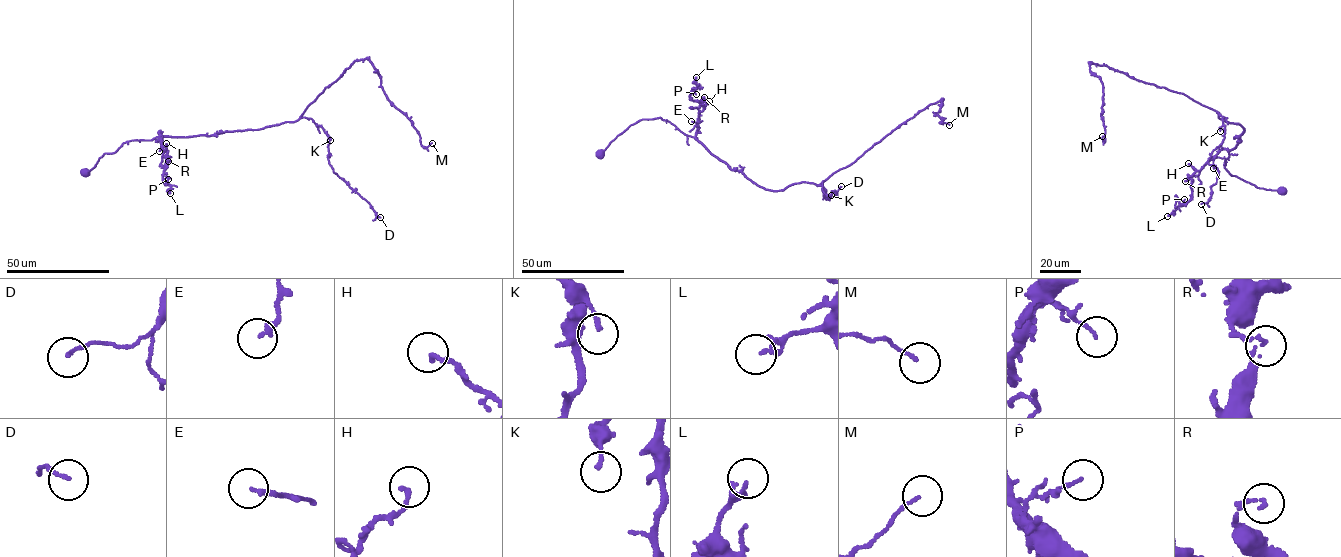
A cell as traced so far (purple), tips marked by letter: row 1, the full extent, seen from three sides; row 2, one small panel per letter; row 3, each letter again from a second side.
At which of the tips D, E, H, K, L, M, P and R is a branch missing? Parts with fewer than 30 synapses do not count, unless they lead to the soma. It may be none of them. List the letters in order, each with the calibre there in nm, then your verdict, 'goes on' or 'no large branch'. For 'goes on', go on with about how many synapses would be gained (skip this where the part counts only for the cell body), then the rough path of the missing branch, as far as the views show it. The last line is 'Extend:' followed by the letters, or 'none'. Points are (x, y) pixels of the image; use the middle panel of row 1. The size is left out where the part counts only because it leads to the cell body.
D: 110 nm | no large branch
E: 200 nm | no large branch
H: 160 nm | no large branch
K: 130 nm | no large branch
L: 180 nm | no large branch
M: 110 nm | no large branch
P: 110 nm | no large branch
R: 120 nm | no large branch
Extend: none

